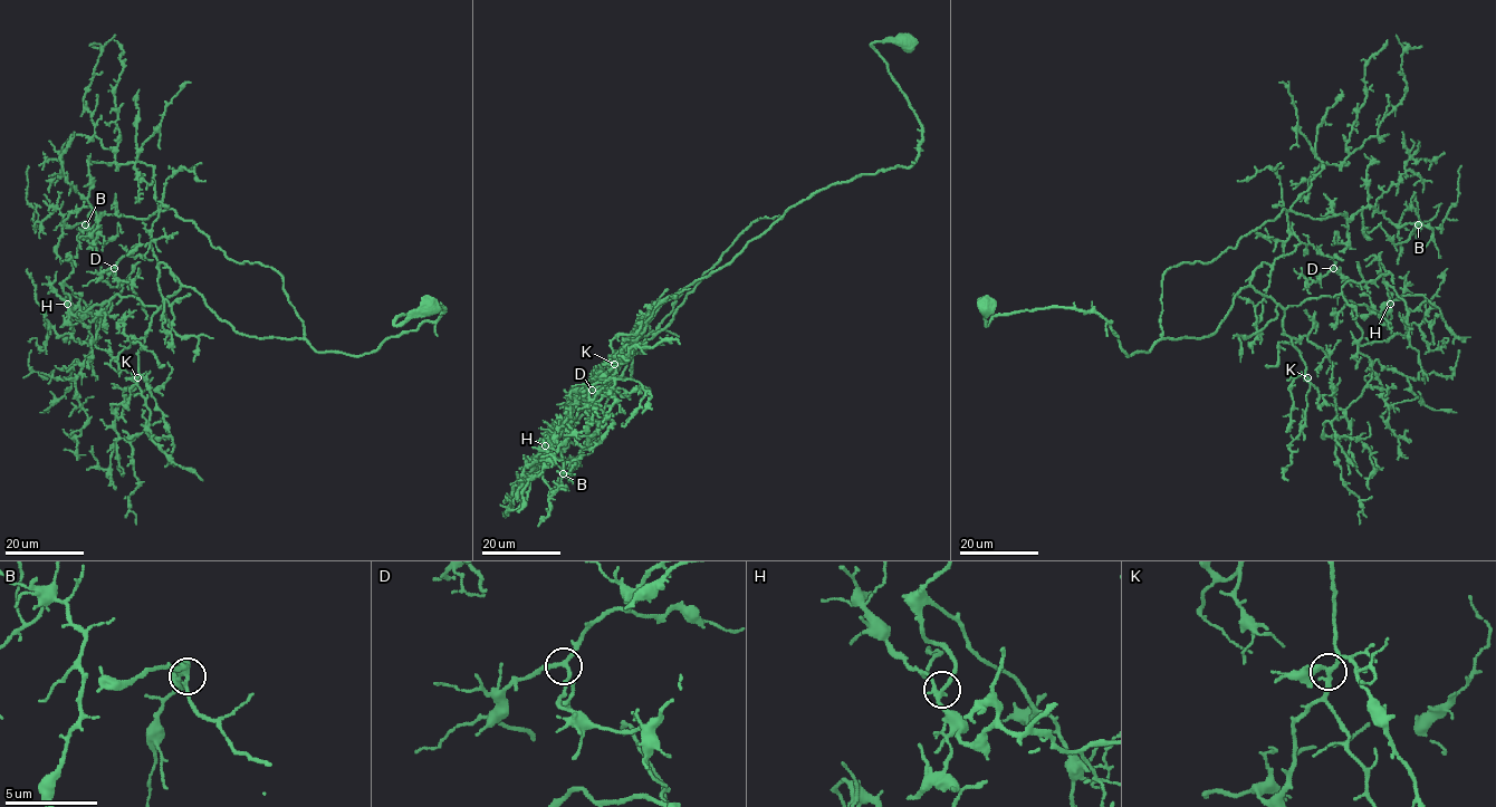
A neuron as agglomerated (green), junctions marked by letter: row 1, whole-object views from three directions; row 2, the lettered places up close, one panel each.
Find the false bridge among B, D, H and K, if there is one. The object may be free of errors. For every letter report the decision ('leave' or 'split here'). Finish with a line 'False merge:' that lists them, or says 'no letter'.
B: leave
D: leave
H: leave
K: leave
False merge: no letter

